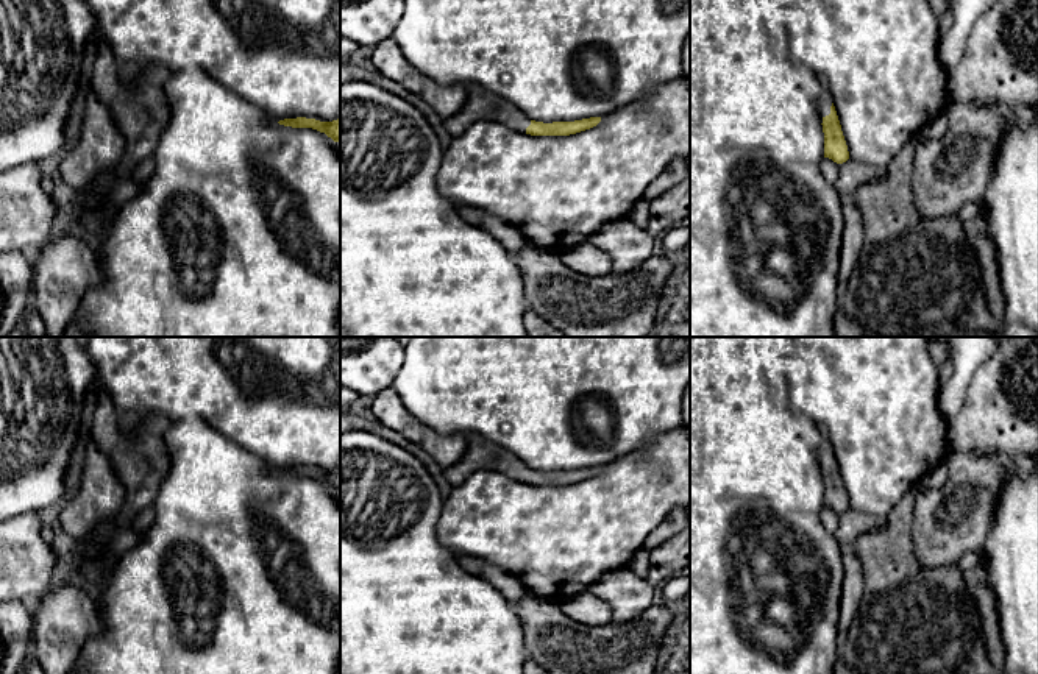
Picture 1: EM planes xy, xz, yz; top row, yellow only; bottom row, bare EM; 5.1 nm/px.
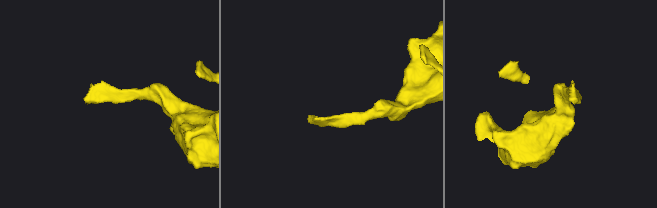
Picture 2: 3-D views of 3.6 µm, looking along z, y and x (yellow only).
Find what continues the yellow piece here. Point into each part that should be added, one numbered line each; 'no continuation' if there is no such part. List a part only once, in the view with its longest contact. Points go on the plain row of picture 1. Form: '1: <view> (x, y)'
1: yz (824, 451)

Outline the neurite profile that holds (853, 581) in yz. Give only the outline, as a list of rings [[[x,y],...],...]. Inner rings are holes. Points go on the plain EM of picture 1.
[[[855,548],[841,549],[843,579],[841,599],[838,607],[838,629],[848,630],[857,615],[863,596],[863,563]]]

